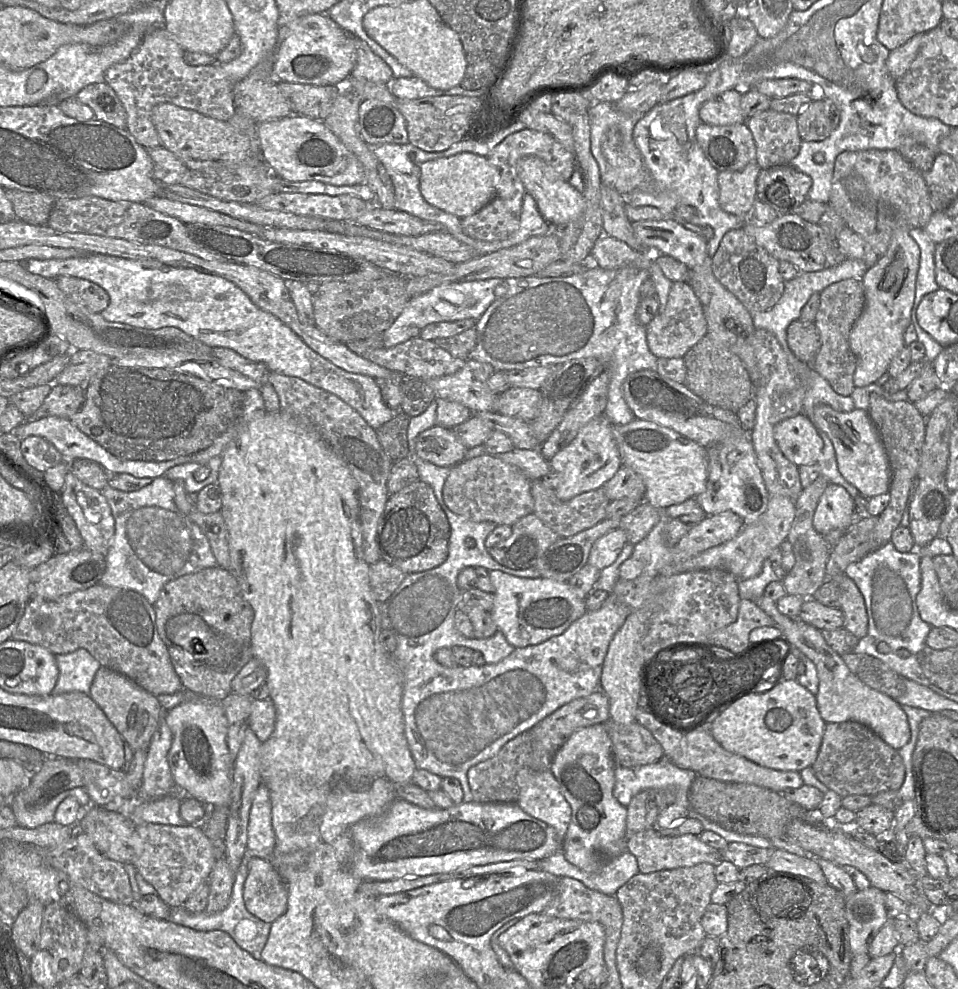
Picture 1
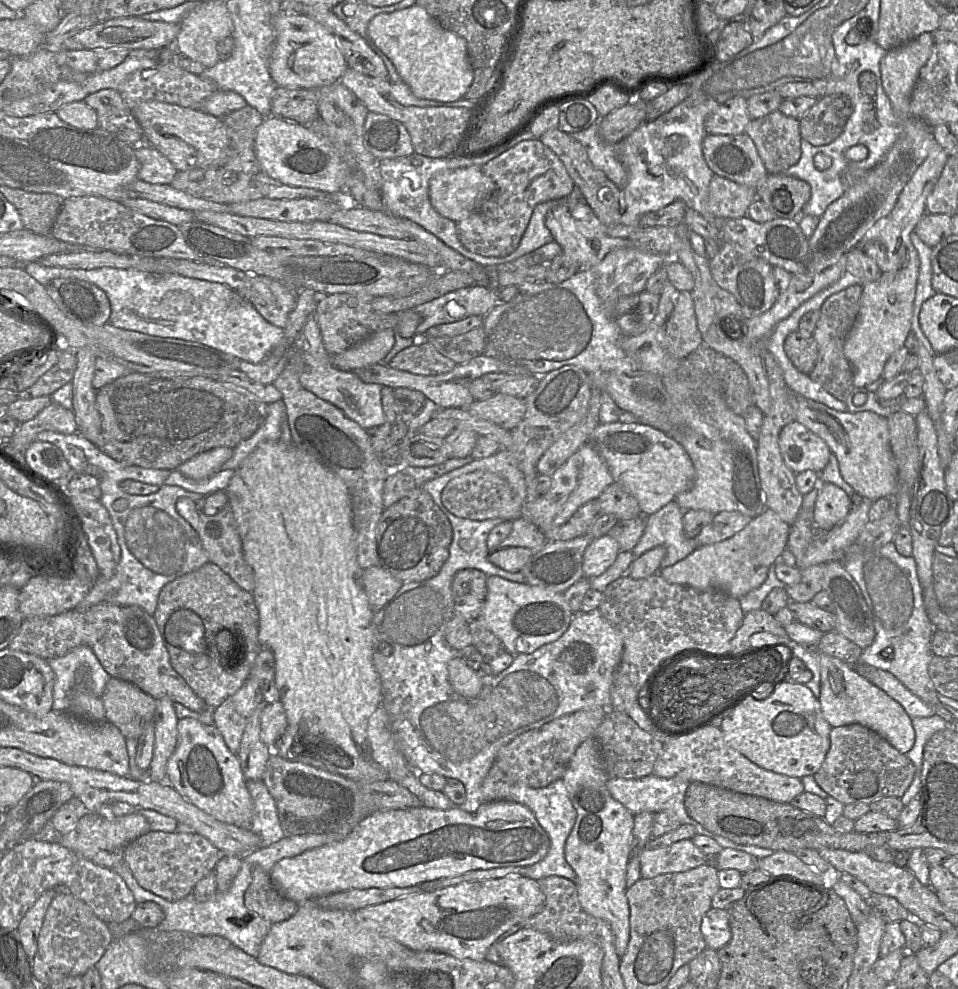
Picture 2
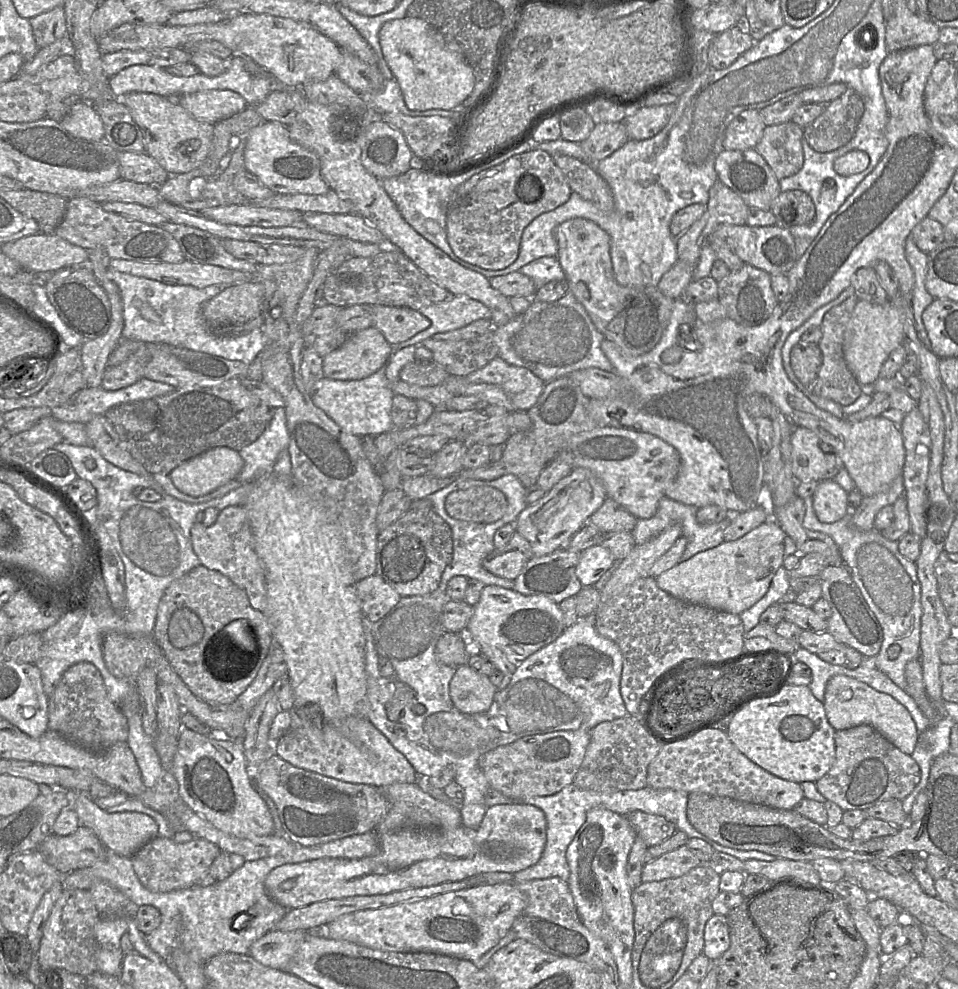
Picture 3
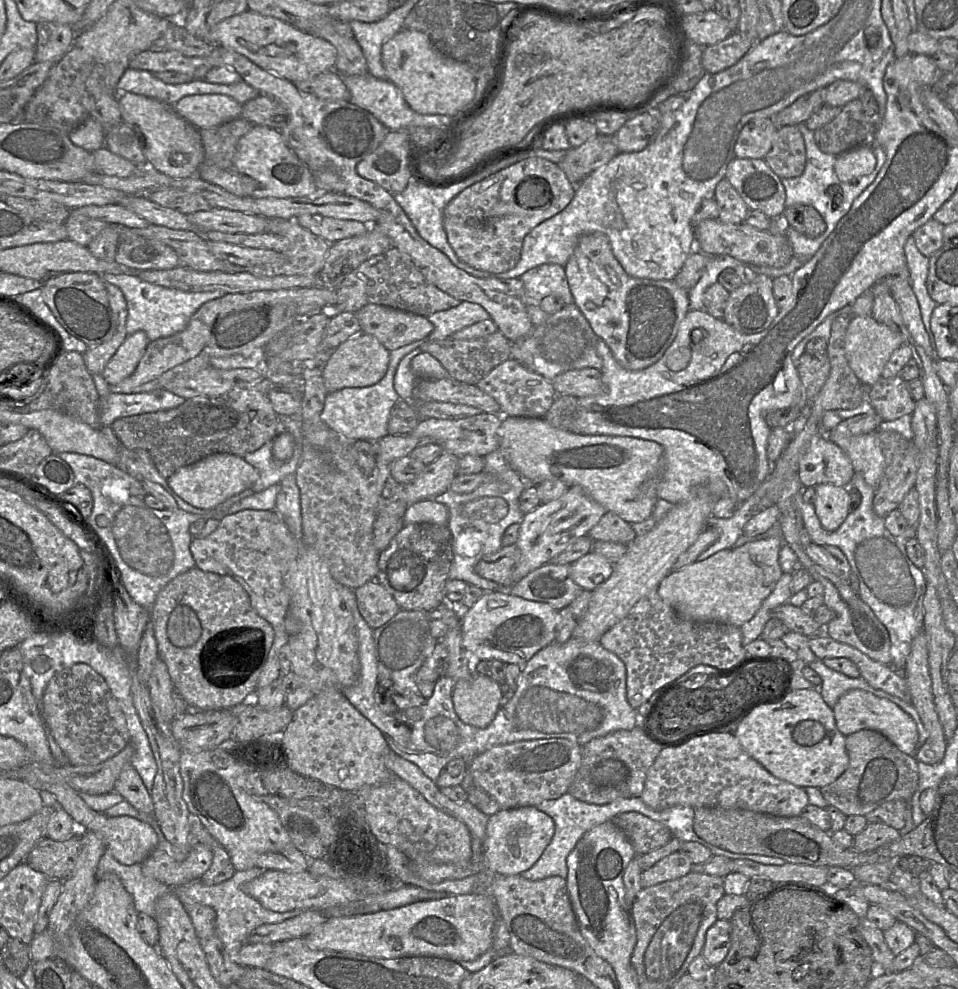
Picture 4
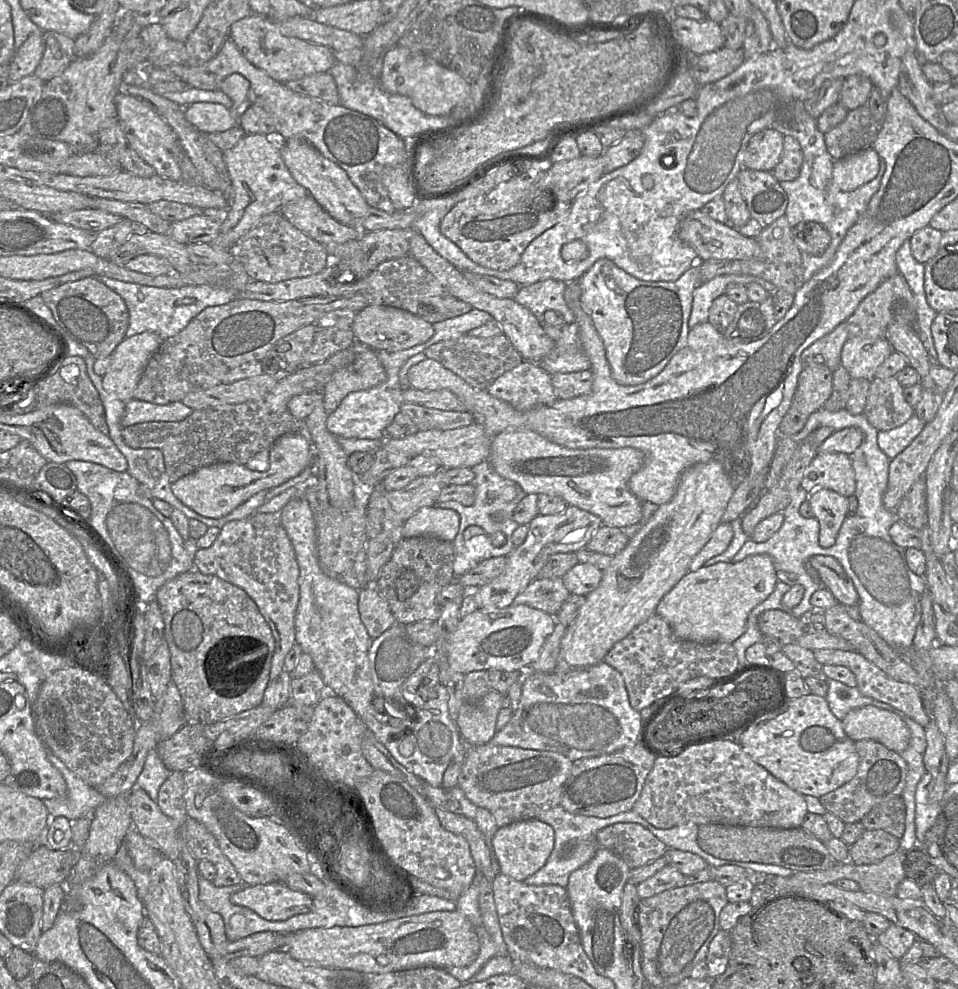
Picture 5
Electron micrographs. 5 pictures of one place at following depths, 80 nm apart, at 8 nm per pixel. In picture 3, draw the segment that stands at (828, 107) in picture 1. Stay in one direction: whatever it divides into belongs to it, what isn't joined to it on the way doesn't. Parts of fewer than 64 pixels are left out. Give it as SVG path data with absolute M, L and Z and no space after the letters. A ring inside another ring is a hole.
M848 89L841 97L825 105L823 113L803 129L803 138L817 152L828 153L851 141L864 113L864 101L859 94Z

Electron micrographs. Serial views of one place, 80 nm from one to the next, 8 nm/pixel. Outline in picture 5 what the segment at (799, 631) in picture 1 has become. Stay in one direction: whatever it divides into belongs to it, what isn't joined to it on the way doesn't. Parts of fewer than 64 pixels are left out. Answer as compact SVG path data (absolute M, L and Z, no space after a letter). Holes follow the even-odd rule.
M872 704L851 710L841 723L847 736L854 742L874 740L898 753L907 748L911 738L902 715Z

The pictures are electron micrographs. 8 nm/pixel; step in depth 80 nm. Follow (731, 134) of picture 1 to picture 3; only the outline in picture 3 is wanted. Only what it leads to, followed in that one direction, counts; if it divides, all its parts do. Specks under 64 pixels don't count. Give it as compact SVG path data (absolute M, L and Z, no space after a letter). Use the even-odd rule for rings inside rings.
M756 149L722 151L715 160L715 170L718 180L737 193L749 208L771 210L772 202L781 192L780 180Z

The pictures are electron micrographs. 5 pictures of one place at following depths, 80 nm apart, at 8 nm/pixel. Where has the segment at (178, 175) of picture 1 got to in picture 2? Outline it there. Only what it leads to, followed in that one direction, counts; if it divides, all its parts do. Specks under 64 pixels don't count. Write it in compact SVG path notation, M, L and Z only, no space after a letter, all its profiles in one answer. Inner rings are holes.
M138 145L135 154L139 161L138 180L169 185L178 173L169 159L150 145Z

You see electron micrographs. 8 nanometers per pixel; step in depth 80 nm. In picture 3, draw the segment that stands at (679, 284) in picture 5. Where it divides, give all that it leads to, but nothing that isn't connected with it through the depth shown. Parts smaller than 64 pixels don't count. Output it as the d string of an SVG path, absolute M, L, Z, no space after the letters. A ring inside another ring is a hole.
M574 218L561 223L555 230L558 259L569 283L569 291L583 305L596 329L606 340L617 345L630 356L639 356L653 350L661 341L668 326L675 299L665 296L657 286L628 287L620 285L614 275L609 234L593 221Z

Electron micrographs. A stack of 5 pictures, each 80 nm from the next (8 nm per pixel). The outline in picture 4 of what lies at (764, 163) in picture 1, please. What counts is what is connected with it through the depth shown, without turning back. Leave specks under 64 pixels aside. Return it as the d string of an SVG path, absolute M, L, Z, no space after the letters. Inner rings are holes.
M785 125L777 129L772 147L764 160L780 179L796 178L803 173L806 151L797 125Z

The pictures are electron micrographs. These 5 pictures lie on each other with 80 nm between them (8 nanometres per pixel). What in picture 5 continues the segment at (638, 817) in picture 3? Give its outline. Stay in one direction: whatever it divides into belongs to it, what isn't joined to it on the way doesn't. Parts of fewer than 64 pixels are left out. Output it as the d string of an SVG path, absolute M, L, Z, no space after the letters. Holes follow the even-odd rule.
M617 823L604 828L587 840L595 846L594 854L599 849L608 849L623 858L630 868L638 868L654 862L662 857L666 851L666 845L661 842L649 829L638 823Z

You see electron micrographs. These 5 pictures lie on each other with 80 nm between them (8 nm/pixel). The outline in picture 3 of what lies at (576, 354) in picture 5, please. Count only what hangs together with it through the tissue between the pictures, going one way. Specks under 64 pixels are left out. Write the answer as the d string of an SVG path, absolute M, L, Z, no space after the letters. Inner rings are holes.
M570 291L553 303L532 298L532 304L525 313L506 325L494 326L492 331L498 346L498 358L529 369L545 383L583 369L614 371L601 348L605 339L603 334L596 329L583 305Z

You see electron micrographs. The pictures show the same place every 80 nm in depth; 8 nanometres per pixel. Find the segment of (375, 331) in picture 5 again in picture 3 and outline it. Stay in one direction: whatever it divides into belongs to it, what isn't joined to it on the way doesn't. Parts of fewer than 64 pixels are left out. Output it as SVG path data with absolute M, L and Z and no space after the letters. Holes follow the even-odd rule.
M372 305L373 327L391 344L409 340L427 329L431 322L421 312L408 307Z

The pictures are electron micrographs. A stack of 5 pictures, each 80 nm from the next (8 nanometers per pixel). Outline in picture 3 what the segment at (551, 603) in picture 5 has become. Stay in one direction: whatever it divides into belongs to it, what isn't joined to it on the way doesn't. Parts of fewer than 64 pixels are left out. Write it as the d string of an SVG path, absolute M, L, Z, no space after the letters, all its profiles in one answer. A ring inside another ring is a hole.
M568 548L558 549L541 557L532 557L514 580L514 590L528 596L543 596L557 604L564 599L576 596L583 588L576 575L580 553Z

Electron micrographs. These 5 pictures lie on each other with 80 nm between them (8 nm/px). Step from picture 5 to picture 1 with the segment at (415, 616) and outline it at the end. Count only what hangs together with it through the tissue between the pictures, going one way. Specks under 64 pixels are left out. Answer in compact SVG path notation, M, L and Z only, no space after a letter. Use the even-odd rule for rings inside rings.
M418 479L389 495L377 530L380 559L406 574L430 570L446 560L449 538L449 521L430 485Z

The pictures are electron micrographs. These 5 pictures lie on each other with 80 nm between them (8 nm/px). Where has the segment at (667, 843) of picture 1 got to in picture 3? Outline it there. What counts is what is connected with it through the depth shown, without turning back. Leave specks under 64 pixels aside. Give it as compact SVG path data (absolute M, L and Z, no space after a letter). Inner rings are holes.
M683 845L646 862L642 869L641 879L642 882L653 882L676 878L687 874L699 865L701 865L699 858L687 845Z

